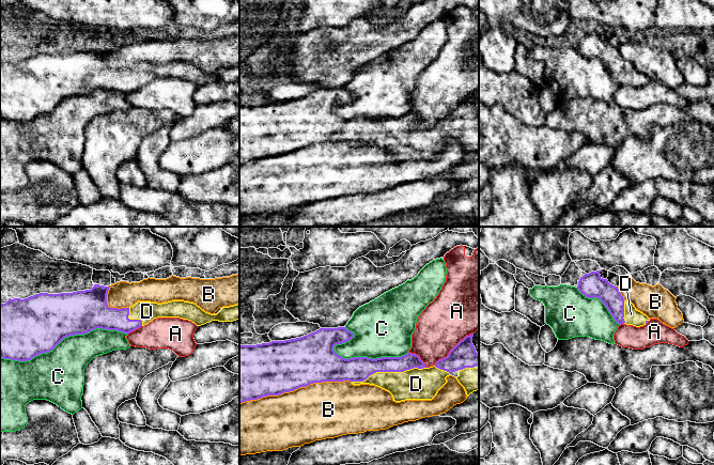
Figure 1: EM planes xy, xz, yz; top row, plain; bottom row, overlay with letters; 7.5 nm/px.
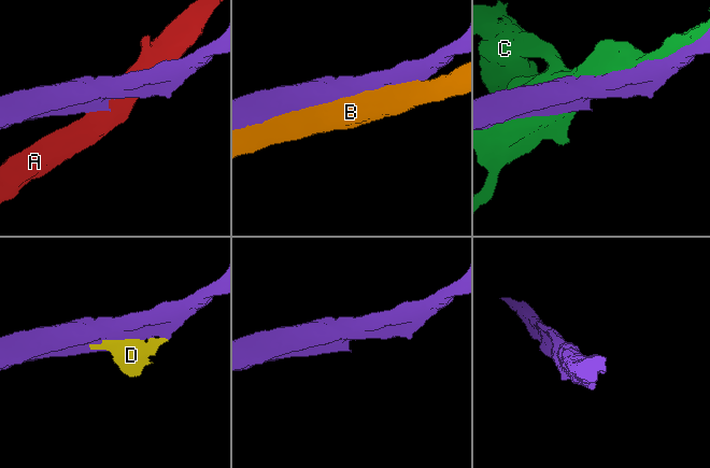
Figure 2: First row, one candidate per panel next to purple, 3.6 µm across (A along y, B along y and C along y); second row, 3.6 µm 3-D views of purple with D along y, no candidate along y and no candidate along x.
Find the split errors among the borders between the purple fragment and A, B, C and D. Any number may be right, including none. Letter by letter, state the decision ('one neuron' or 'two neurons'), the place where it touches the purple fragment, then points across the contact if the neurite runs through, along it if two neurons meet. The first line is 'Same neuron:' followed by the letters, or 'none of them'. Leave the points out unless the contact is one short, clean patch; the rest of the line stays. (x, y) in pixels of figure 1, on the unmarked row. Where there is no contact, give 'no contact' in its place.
Same neuron: D
A: two neurons | xz (452, 109)
B: two neurons | xz (295, 150)
C: two neurons | xy (63, 98)
D: one neuron | xz (388, 132)

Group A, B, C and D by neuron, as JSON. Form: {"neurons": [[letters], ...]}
{"neurons": [["A"], ["B"], ["C"], ["D"]]}

